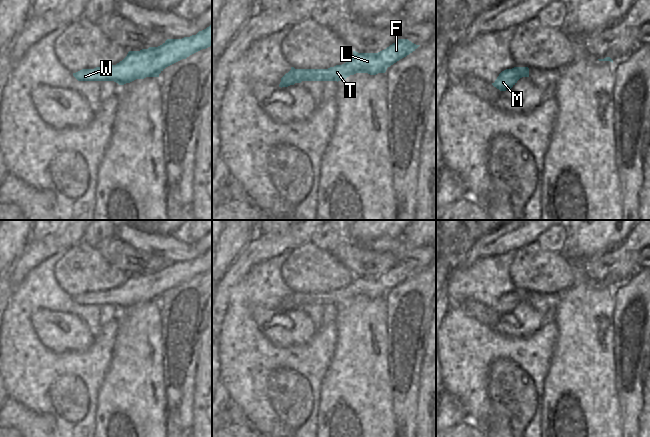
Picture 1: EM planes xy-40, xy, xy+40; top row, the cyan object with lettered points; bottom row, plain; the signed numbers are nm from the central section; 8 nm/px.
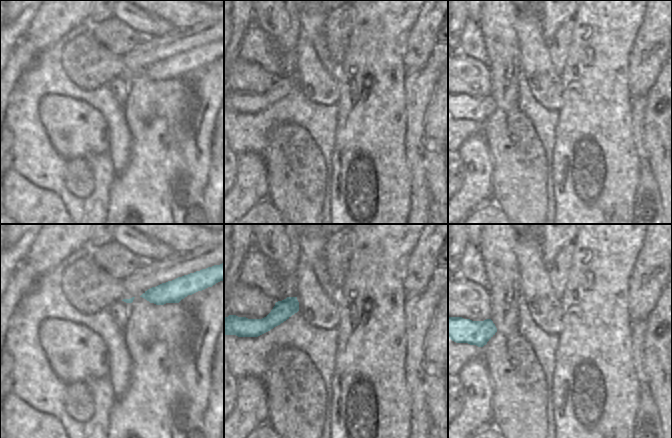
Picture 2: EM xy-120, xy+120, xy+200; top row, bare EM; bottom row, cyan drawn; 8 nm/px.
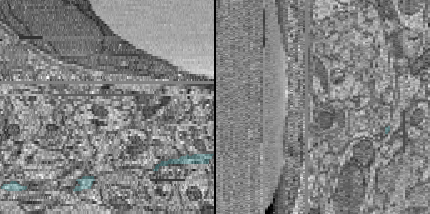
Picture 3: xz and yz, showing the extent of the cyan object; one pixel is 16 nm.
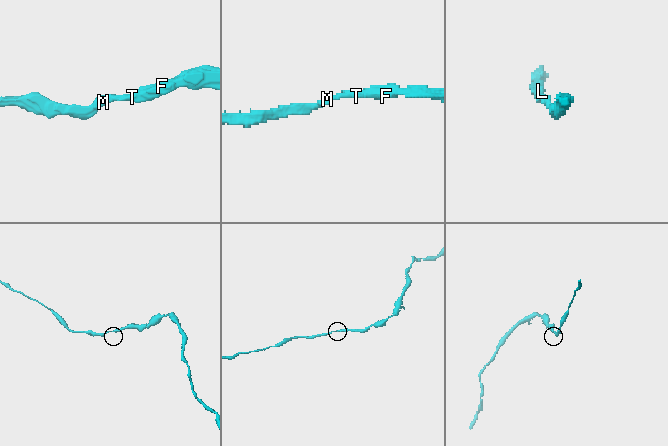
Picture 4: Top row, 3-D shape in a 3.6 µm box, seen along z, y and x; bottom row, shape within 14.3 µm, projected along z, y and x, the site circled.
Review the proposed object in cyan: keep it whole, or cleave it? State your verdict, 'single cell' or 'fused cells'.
single cell

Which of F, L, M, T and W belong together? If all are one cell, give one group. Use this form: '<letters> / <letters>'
F L M T W

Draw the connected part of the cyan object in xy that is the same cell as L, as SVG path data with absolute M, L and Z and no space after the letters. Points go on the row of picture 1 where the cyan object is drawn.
M398 39L392 45L378 53L358 53L353 51L353 56L344 64L328 69L295 69L286 73L279 87L288 87L302 81L342 81L356 73L376 75L385 73L387 68L415 51L416 45L408 39Z

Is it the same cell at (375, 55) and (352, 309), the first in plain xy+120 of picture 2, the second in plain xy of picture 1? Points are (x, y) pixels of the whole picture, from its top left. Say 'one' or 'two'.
one

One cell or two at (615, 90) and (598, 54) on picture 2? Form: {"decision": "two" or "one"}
{"decision": "one"}

